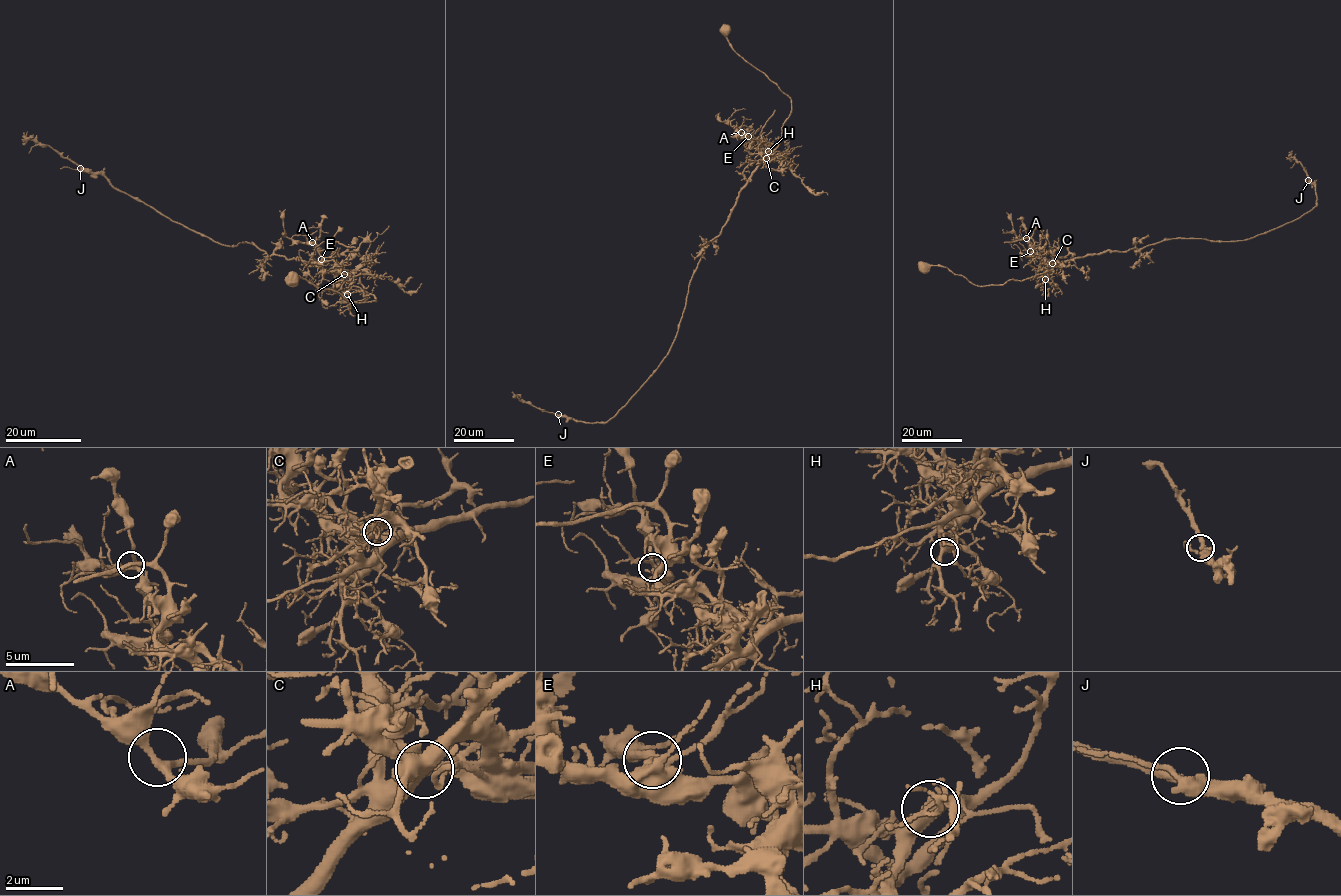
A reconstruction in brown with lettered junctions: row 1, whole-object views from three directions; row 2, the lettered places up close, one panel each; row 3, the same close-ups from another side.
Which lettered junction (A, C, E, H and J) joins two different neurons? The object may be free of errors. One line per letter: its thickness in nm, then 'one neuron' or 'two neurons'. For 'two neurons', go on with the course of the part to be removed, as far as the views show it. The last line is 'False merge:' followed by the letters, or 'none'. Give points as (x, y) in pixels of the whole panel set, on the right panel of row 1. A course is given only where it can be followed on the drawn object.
A: calibre 260 nm; one neuron
C: calibre 300 nm; two neurons; course (1052, 263), (1044, 263), (1031, 254), (1030, 242), (1014, 233), (1011, 217), (1006, 212)
E: calibre 320 nm; one neuron
H: calibre 400 nm; one neuron
J: calibre 360 nm; one neuron
False merge: C

